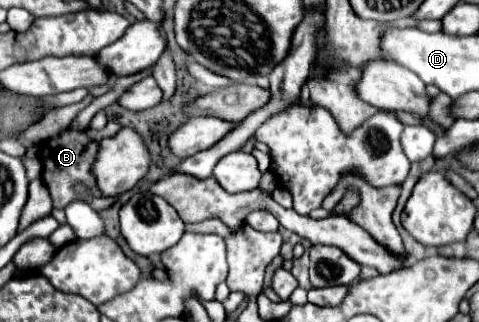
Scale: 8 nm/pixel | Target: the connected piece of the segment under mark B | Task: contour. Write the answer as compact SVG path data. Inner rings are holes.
M115 121L115 127L103 127L101 131L95 131L95 129L87 129L87 131L77 131L77 129L63 129L57 137L51 137L47 139L47 143L43 143L39 147L39 161L43 165L43 173L41 173L41 181L45 183L51 199L53 199L53 207L57 209L65 209L69 203L73 201L79 201L81 197L73 191L73 185L75 183L83 183L87 185L87 189L91 191L93 197L101 197L101 193L97 191L97 185L95 185L95 177L93 177L93 163L97 159L97 153L101 149L101 141L107 139L107 137L113 137L123 125Z

